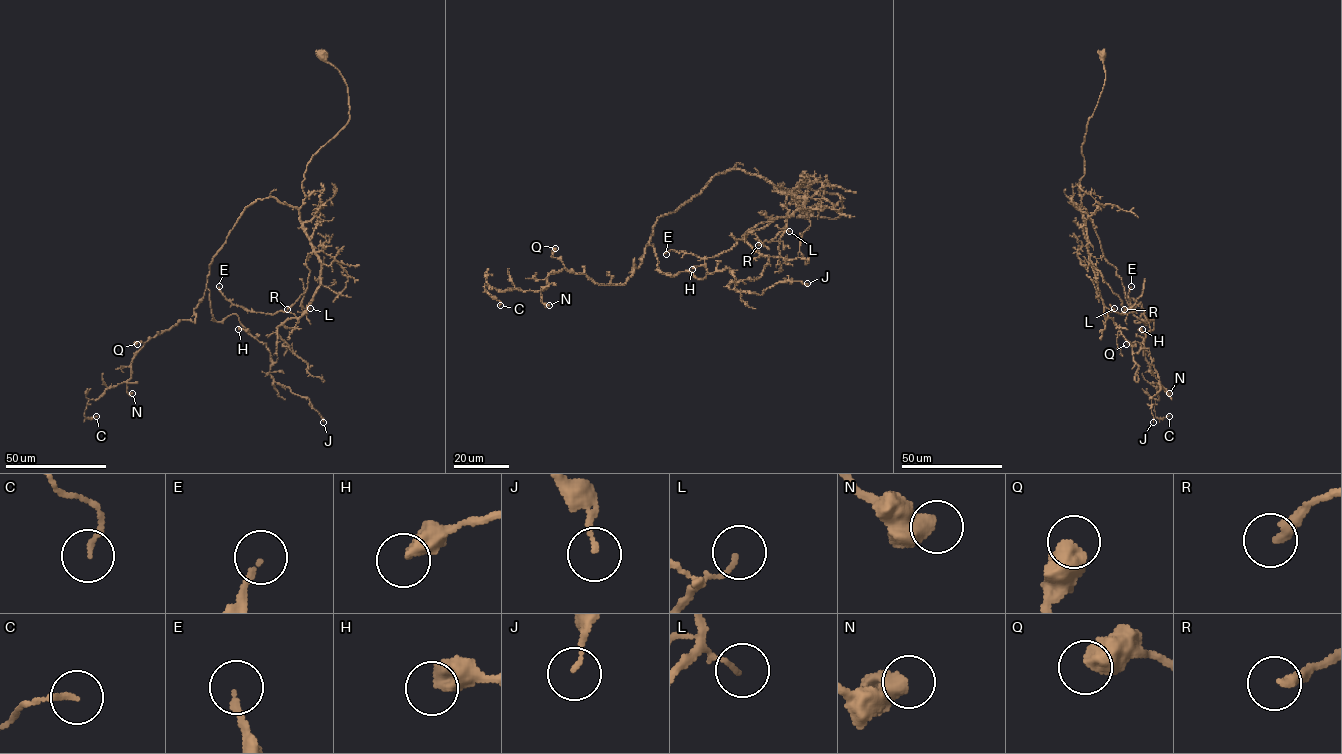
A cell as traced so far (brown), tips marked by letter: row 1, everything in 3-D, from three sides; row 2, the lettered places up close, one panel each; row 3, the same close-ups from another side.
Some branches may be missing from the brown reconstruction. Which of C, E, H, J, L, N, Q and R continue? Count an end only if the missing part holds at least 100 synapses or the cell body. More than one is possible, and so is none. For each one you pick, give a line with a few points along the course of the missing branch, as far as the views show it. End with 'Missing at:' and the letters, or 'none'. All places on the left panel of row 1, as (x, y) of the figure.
Missing at: none

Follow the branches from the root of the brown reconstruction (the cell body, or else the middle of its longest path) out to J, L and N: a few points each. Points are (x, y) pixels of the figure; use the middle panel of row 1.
J: (805, 215), (835, 219), (842, 197), (729, 169), (649, 244), (672, 276), (807, 283)
L: (805, 215), (835, 219), (842, 197), (774, 186), (804, 199), (787, 219), (789, 231)
N: (805, 215), (835, 219), (842, 197), (719, 173), (657, 219), (624, 283), (562, 269), (540, 291), (549, 305)

